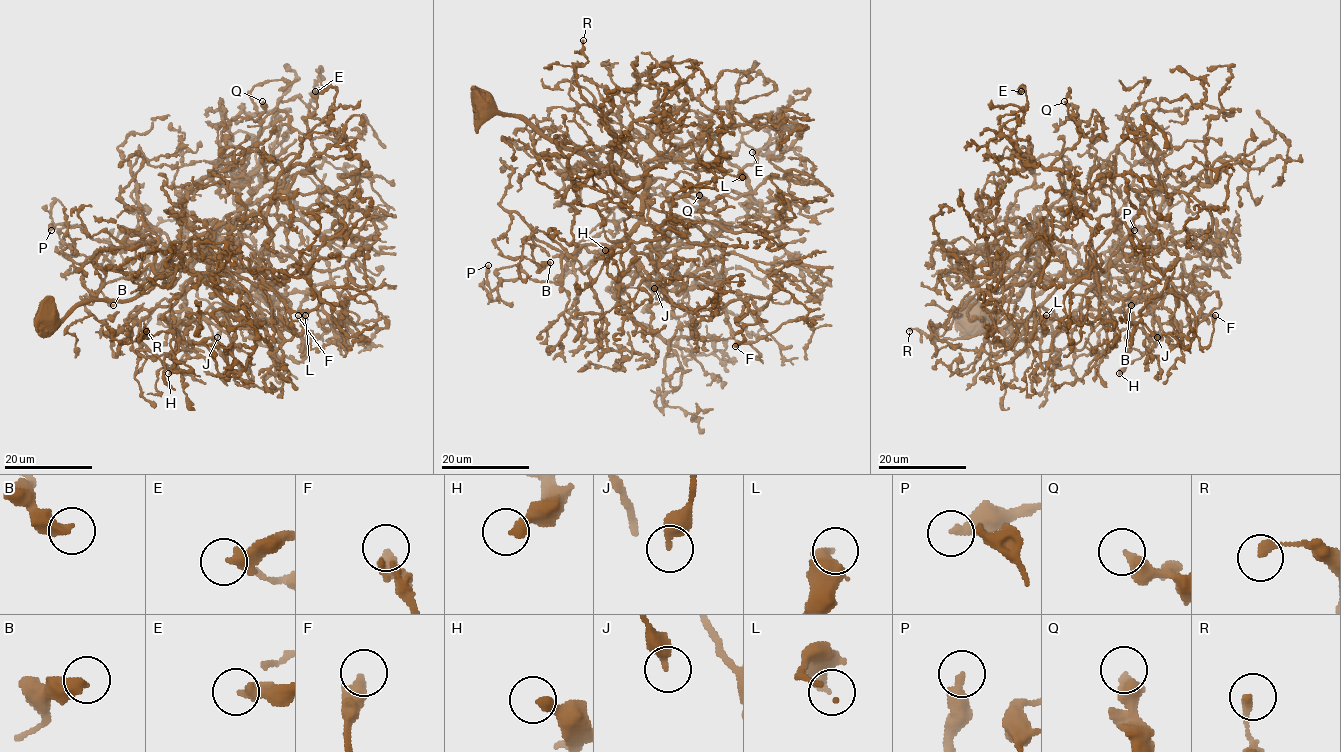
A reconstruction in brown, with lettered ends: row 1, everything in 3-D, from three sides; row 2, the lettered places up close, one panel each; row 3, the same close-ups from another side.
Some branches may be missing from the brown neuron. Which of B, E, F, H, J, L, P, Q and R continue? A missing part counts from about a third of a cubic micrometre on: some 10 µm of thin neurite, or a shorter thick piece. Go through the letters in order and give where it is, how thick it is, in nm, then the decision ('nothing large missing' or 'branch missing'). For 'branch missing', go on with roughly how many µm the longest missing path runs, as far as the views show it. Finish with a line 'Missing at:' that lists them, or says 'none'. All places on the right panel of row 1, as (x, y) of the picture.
B: at (1131, 305); 440 nm thick; nothing large missing
E: at (1021, 91); 300 nm thick; nothing large missing
F: at (1215, 315); 460 nm thick; nothing large missing
H: at (1119, 373); 360 nm thick; nothing large missing
J: at (1157, 337); 440 nm thick; nothing large missing
L: at (1046, 315); 440 nm thick; nothing large missing
P: at (1134, 230); 340 nm thick; nothing large missing
Q: at (1064, 101); 400 nm thick; nothing large missing
R: at (909, 331); 260 nm thick; nothing large missing
Missing at: none

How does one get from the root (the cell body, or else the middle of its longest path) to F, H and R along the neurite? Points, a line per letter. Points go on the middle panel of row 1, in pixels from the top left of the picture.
F: (483, 105), (642, 176), (642, 219), (628, 238), (636, 260), (683, 309), (741, 299), (735, 346)
H: (483, 105), (644, 177), (644, 222), (663, 235), (614, 253), (607, 273), (618, 280), (605, 250)
R: (483, 105), (597, 164), (642, 176), (645, 196), (608, 169), (615, 137), (574, 70), (588, 61), (583, 40)

